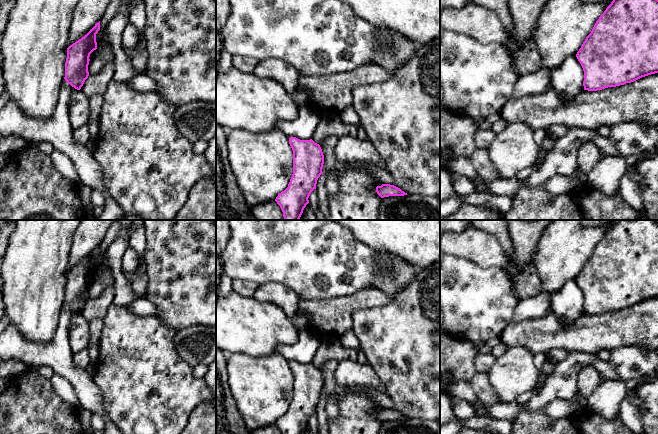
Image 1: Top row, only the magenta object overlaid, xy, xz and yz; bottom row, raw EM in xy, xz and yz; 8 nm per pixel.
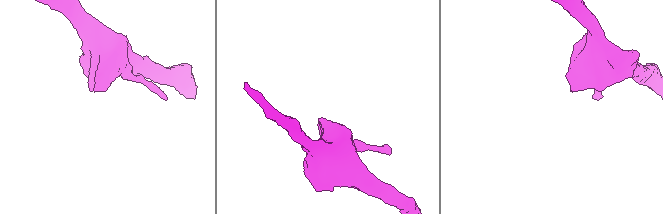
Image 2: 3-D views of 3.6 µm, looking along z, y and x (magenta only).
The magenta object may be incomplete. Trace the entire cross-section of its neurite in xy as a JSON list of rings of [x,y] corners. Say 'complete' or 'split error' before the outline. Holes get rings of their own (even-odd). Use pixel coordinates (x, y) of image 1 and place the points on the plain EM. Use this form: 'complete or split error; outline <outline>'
complete; outline [[[100,245],[84,261],[67,272],[64,303],[77,314],[81,313],[89,300],[89,281],[97,273],[96,258],[99,254]]]

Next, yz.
complete; outline [[[615,220],[576,278],[584,295],[584,314],[597,315],[658,297],[658,223]]]

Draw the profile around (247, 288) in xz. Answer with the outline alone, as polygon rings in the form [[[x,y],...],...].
[[[238,278],[233,279],[233,290],[246,297],[253,297],[259,286],[260,284],[257,282],[241,280]]]

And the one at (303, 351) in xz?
[[[307,328],[299,332],[295,343],[279,345],[277,353],[288,362],[296,361],[300,364],[310,364],[317,353],[321,341],[321,338]]]

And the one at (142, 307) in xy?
[[[138,298],[127,306],[133,313],[139,316],[156,316],[157,307],[146,298]]]

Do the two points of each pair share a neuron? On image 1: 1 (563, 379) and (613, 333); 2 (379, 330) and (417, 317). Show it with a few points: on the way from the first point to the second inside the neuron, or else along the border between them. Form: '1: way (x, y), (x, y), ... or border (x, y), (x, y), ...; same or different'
1: border (569, 351), (590, 352), (595, 355); different
2: way (388, 328), (406, 328), (408, 326); same

